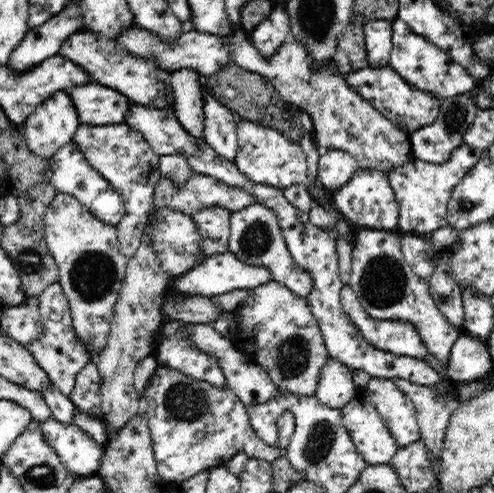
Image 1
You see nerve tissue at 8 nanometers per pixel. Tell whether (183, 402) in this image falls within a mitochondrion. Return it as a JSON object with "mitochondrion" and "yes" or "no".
{"mitochondrion":"yes"}

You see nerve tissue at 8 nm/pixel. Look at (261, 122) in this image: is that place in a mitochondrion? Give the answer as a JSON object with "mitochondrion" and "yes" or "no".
{"mitochondrion":"no"}

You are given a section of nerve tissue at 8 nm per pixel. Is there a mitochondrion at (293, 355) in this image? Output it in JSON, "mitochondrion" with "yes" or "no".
{"mitochondrion":"yes"}

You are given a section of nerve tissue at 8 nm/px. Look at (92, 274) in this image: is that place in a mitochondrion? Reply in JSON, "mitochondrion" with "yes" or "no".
{"mitochondrion":"yes"}

